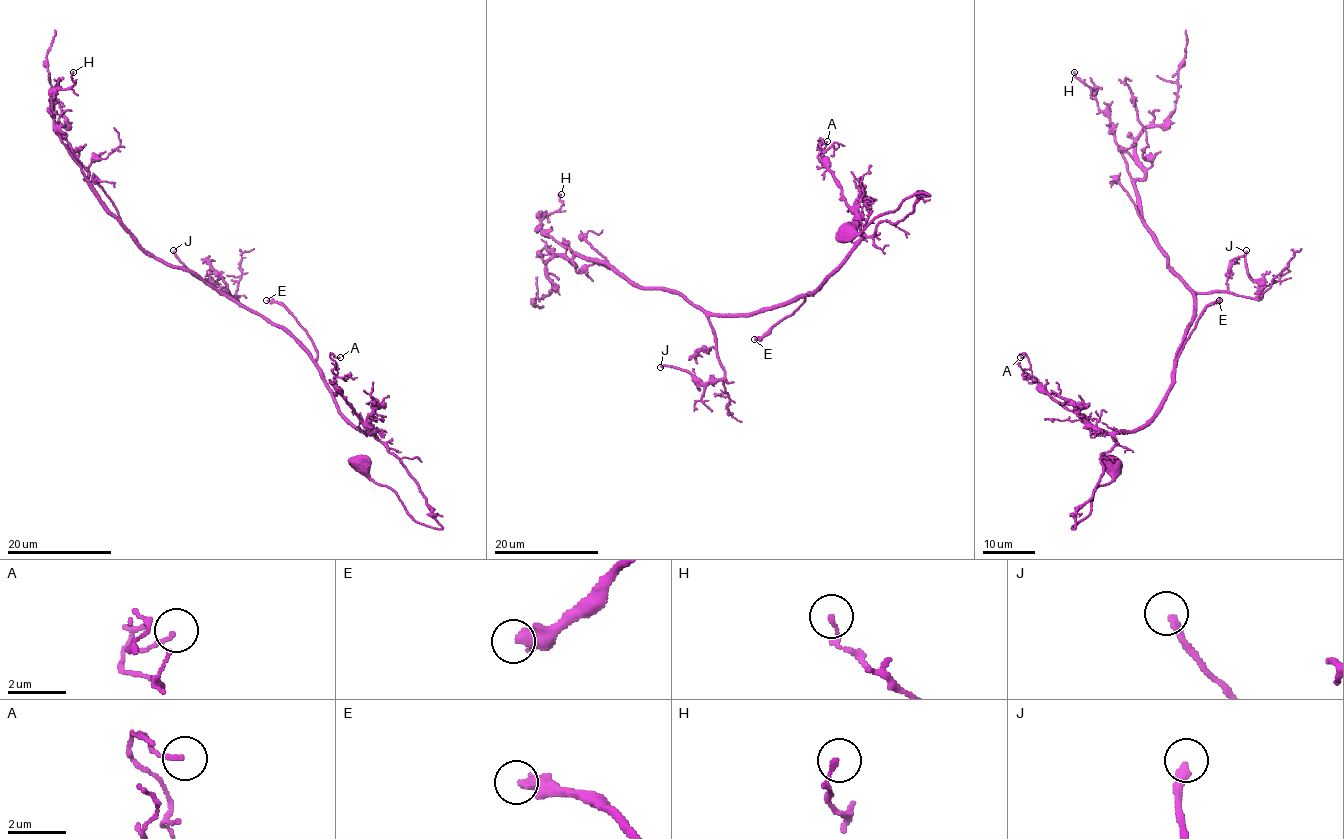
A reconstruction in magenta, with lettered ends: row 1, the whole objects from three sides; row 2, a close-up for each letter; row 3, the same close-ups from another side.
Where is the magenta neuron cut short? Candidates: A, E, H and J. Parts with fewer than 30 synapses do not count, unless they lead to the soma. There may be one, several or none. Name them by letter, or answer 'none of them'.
J

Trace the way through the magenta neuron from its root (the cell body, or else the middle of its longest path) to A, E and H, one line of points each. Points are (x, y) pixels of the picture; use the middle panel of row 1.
A: (848, 234), (917, 193), (929, 194), (905, 218), (882, 220), (867, 236), (822, 160), (818, 145), (827, 141)
E: (848, 234), (917, 193), (929, 194), (905, 218), (882, 220), (864, 235), (790, 314), (754, 339)
H: (848, 234), (929, 194), (864, 235), (811, 294), (707, 314), (547, 235), (539, 215), (561, 194)

